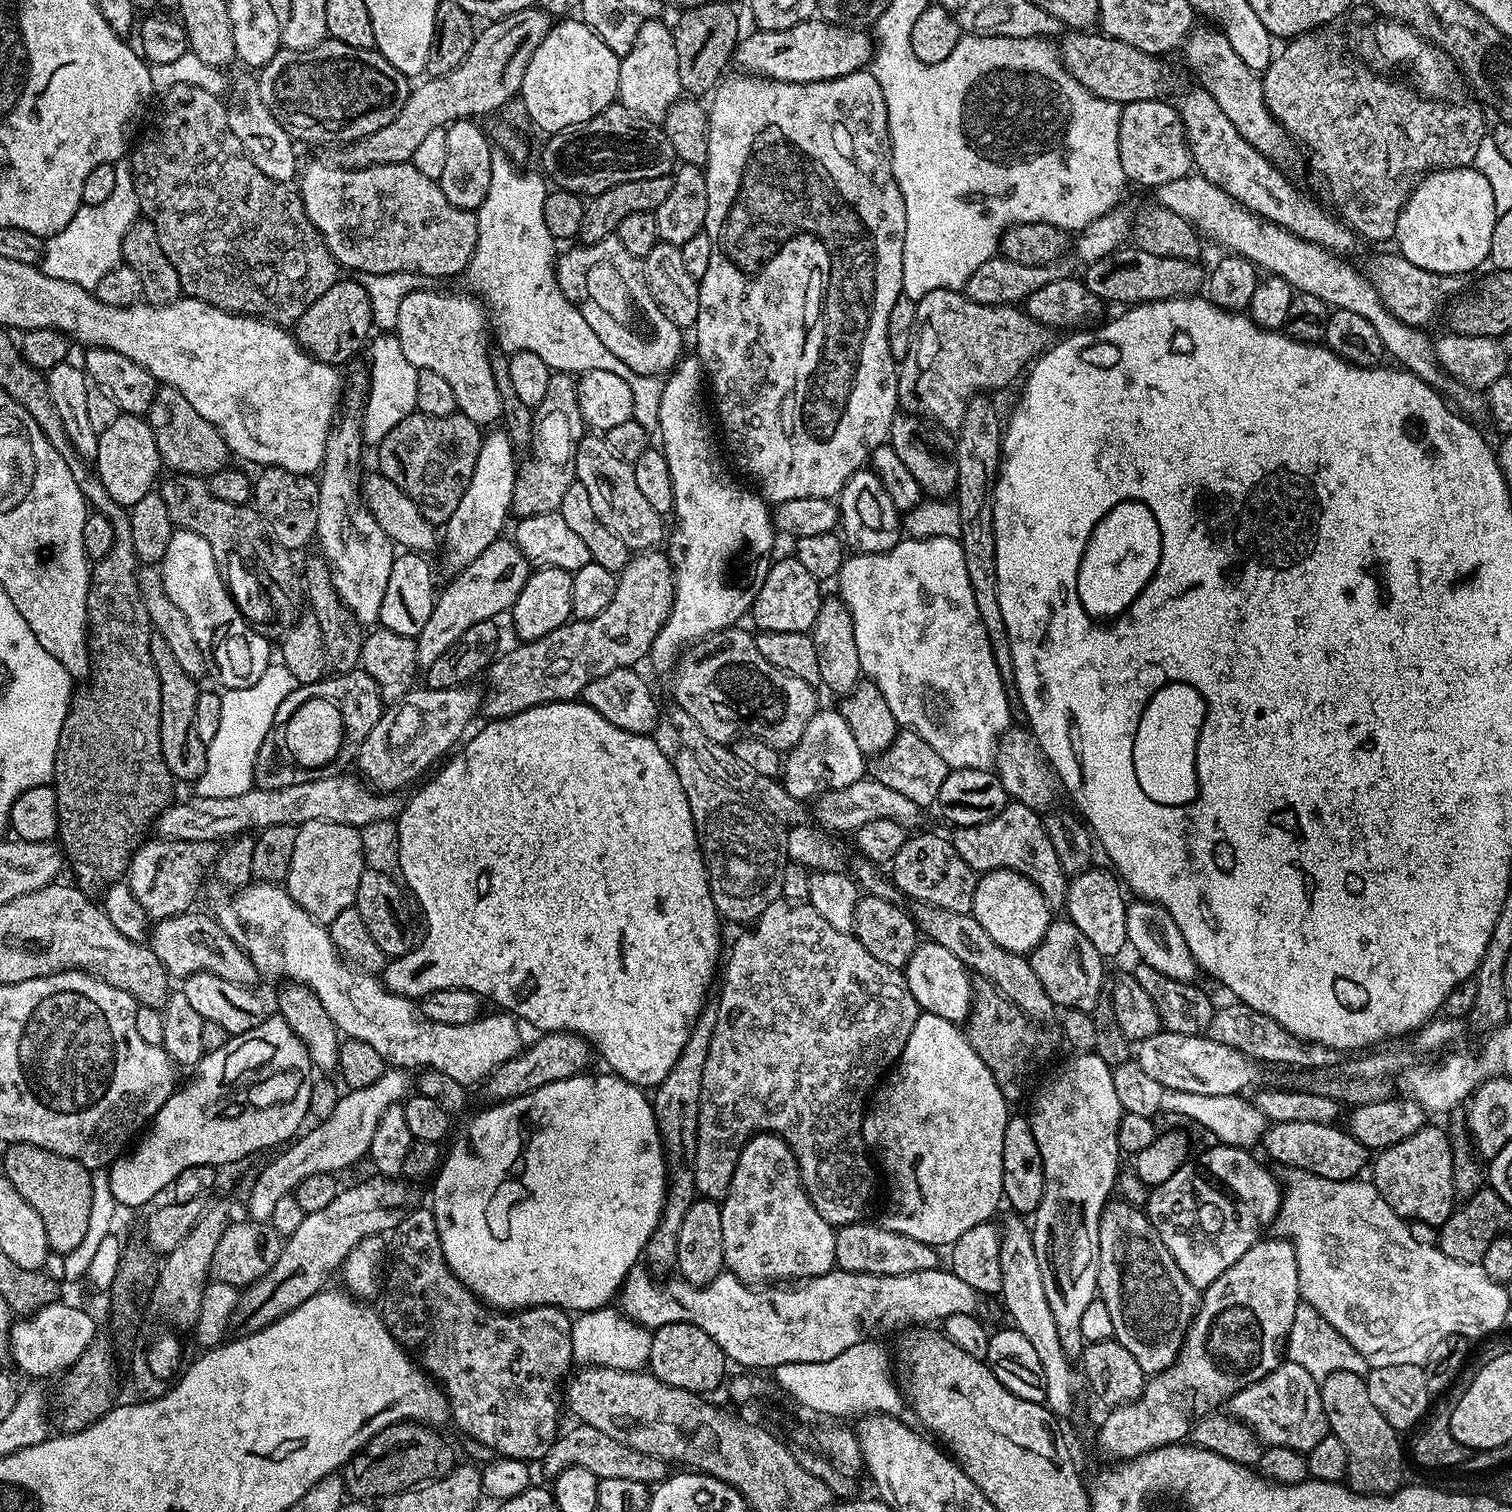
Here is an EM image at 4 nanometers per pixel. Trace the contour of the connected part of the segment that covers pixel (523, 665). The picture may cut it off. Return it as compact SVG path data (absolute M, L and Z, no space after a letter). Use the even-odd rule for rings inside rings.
M617 579L614 602L594 618L573 619L553 632L546 640L548 652L540 648L544 646L538 646L521 660L516 660L512 652L499 655L486 670L488 692L485 691L482 702L483 713L497 720L527 713L541 704L572 702L594 678L602 678L602 674L610 674L615 668L630 668L641 663L651 653L656 636L670 619L675 599L675 583L669 588L659 588L656 580L647 580L642 586L625 586Z

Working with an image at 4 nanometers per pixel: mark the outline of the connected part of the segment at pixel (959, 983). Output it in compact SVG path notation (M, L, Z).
M931 938L917 943L902 969L902 975L908 984L910 994L916 996L921 1009L932 1012L953 1022L960 1022L967 1017L974 999L974 984L971 984L969 971L961 963L959 956L948 947Z

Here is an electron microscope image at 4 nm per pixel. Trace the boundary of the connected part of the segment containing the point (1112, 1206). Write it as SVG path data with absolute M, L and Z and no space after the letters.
M1109 1199L1100 1215L1096 1247L1096 1286L1099 1297L1108 1305L1114 1318L1115 1339L1126 1350L1133 1352L1145 1373L1155 1374L1169 1366L1168 1347L1172 1343L1175 1345L1182 1336L1181 1329L1176 1329L1176 1316L1188 1318L1193 1315L1198 1304L1198 1291L1183 1276L1147 1211L1143 1207L1135 1208L1124 1200L1116 1199Z

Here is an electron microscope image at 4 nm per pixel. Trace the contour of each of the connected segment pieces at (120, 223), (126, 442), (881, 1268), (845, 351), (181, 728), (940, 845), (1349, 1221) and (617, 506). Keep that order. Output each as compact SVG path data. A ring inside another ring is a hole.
M128 162L122 163L115 165L116 181L113 193L98 205L81 203L74 218L70 218L66 227L55 235L57 238L66 240L66 258L70 256L70 270L72 266L76 266L76 262L78 262L78 268L82 270L80 274L74 274L74 278L68 280L89 290L95 289L101 283L98 274L107 274L113 264L121 259L123 239L138 218L136 188L132 185L132 180L134 181L132 165Z
M121 414L117 420L112 422L106 430L97 435L96 441L98 442L98 450L94 457L96 463L95 477L100 480L102 486L105 487L106 494L110 499L121 505L121 507L130 510L147 494L148 491L153 489L156 480L156 475L159 474L160 468L162 469L162 461L160 458L160 451L156 445L156 435L154 428L148 425L149 421L140 416L130 416Z
M859 1220L843 1224L837 1229L835 1265L839 1269L880 1276L903 1276L926 1269L937 1269L941 1265L940 1256L937 1253L939 1251L933 1245L921 1242L915 1235L866 1221Z
M861 70L861 71L858 71L858 72L851 72L851 73L850 73L850 74L846 74L846 75L845 75L845 76L839 76L839 77L838 77L838 78L830 78L830 79L829 79L829 80L817 80L817 79L815 79L815 78L791 78L791 79L792 79L792 80L780 80L780 79L781 79L781 78L765 78L765 77L762 77L762 76L759 76L759 75L757 75L757 74L740 74L740 75L744 75L744 76L731 76L731 74L728 74L728 75L725 75L725 76L724 76L724 77L723 77L723 79L721 79L721 81L720 81L720 83L719 83L719 84L717 84L717 85L716 85L716 87L715 87L715 88L713 88L713 89L712 89L712 91L711 91L711 93L710 93L710 99L709 99L709 100L708 100L708 101L707 101L707 103L708 103L708 102L709 102L709 104L706 104L706 111L707 111L707 117L708 117L708 148L709 148L709 156L708 156L708 162L707 162L707 165L706 165L706 171L705 171L705 174L704 174L704 177L705 177L705 178L706 178L706 194L707 194L707 195L708 195L708 207L709 207L709 208L711 208L711 209L719 209L719 210L721 210L721 212L722 212L722 213L723 213L723 214L724 214L724 215L726 215L726 218L725 218L725 224L724 224L724 225L723 225L723 226L722 226L722 232L721 232L721 236L720 236L720 237L718 237L718 238L717 238L717 240L716 240L716 242L715 242L715 243L714 243L714 247L713 247L713 249L712 249L712 257L711 257L711 258L710 258L710 262L709 262L709 263L708 263L708 269L707 269L707 270L706 270L706 274L705 274L705 275L704 275L704 278L703 278L703 280L701 280L701 281L699 281L699 284L698 284L698 299L699 299L699 302L700 302L700 309L699 309L699 310L698 310L698 318L697 318L697 319L696 319L696 322L695 322L695 325L694 325L694 333L695 333L695 332L696 332L696 352L697 352L697 353L696 353L696 352L695 352L695 355L696 355L696 356L697 356L697 357L698 357L698 359L699 359L699 362L700 362L700 367L701 367L701 369L702 369L702 372L703 372L703 375L704 375L704 376L705 376L705 377L706 377L706 384L707 384L707 387L708 387L708 384L709 384L709 386L710 386L710 387L712 387L712 398L711 398L711 394L710 394L710 400L711 400L711 403L712 403L712 400L713 400L713 402L714 402L714 403L716 403L716 416L717 416L717 418L718 418L718 419L720 419L720 432L721 432L721 434L722 434L722 435L724 435L724 444L725 444L725 446L726 446L726 447L728 447L728 452L729 452L729 454L730 454L730 455L732 455L732 460L733 460L733 462L734 462L734 463L736 463L736 464L737 464L737 466L738 466L738 467L740 467L740 468L741 468L741 470L742 470L742 471L744 471L744 472L745 472L745 474L746 474L746 475L748 475L748 476L749 476L749 478L750 478L750 479L752 479L752 480L753 480L753 482L754 482L754 483L756 483L756 484L757 484L757 486L756 486L756 485L755 485L755 487L756 487L756 488L757 488L757 489L758 489L758 492L759 492L759 495L760 495L760 496L761 496L761 497L763 497L763 499L764 499L764 500L765 500L765 501L768 501L768 502L771 502L771 503L772 503L772 504L773 504L773 505L775 505L775 504L774 504L774 503L776 503L776 506L783 506L783 505L784 505L784 504L785 504L785 503L786 503L786 502L790 502L790 501L791 501L791 500L801 500L801 499L802 499L802 498L836 498L836 497L839 497L839 495L840 495L840 493L841 493L841 492L843 492L843 490L844 490L844 487L845 487L845 486L846 486L846 482L847 482L847 481L848 481L848 480L849 480L849 479L850 479L850 477L852 477L852 475L853 475L853 474L854 474L854 473L855 473L855 472L859 472L859 471L861 471L861 469L863 469L863 468L864 468L864 467L865 467L865 464L866 464L866 463L867 463L867 462L868 462L868 461L869 461L869 458L870 458L870 454L871 454L871 452L873 452L873 451L874 451L874 450L875 450L875 449L876 449L876 447L877 447L877 446L879 446L879 445L880 445L880 444L882 444L882 443L885 443L885 441L887 441L887 440L888 440L888 439L889 439L889 436L890 436L890 433L891 433L891 431L892 431L892 429L893 429L893 427L894 427L894 425L895 425L895 424L896 424L896 423L897 423L897 420L898 420L898 417L896 417L896 412L897 412L897 413L898 413L898 405L899 405L899 402L900 402L900 399L899 399L899 398L898 398L898 382L899 382L899 381L900 381L900 378L899 378L899 375L898 375L898 362L897 362L897 361L896 361L896 359L894 359L894 358L893 358L893 357L892 357L892 355L891 355L891 354L890 354L890 346L889 346L889 345L888 345L888 335L887 335L887 334L886 334L886 326L887 326L887 325L888 325L888 323L889 323L889 322L890 322L890 310L894 310L894 302L898 302L898 298L899 298L899 297L900 297L900 296L901 296L901 294L902 294L902 293L903 293L903 291L904 291L904 271L903 271L903 270L902 270L902 258L903 258L903 257L904 257L904 239L905 239L905 238L906 238L906 202L905 202L905 201L904 201L904 199L903 199L903 198L902 198L902 190L901 190L901 189L900 189L900 187L899 187L899 186L898 186L898 182L897 182L897 181L896 181L896 179L895 179L895 178L894 178L894 174L893 174L893 173L892 173L892 143L891 143L891 142L890 142L890 130L889 130L889 129L888 129L888 115L887 115L887 114L886 114L886 98L882 98L882 90L883 90L883 89L884 89L884 87L882 87L882 86L878 86L878 82L877 82L877 80L875 80L875 79L874 79L874 78L873 78L873 76L872 76L872 73L871 73L871 71L868 71L868 70Z
M163 638L153 639L152 661L158 670L158 682L162 690L162 718L160 719L160 737L164 761L177 781L199 781L205 774L207 766L206 741L196 729L196 711L198 694L201 689L197 681L178 664L178 658L170 650Z
M924 832L921 836L905 839L902 850L895 860L891 861L891 879L905 897L913 896L916 900L925 900L932 908L945 908L954 913L968 914L972 911L974 890L978 873L954 850L951 839L947 835L935 836L932 832Z
M1292 1170L1288 1174L1288 1185L1285 1183L1282 1188L1282 1199L1280 1210L1274 1217L1276 1228L1281 1232L1281 1237L1287 1238L1296 1252L1296 1270L1298 1282L1300 1283L1300 1299L1305 1304L1309 1304L1317 1311L1320 1318L1342 1336L1361 1355L1367 1365L1372 1368L1382 1366L1410 1366L1411 1364L1427 1365L1433 1359L1436 1347L1440 1343L1448 1342L1452 1336L1463 1334L1475 1334L1479 1328L1485 1328L1492 1332L1495 1328L1500 1328L1504 1324L1504 1319L1508 1316L1508 1292L1503 1283L1496 1283L1486 1274L1486 1270L1481 1263L1467 1264L1461 1260L1455 1260L1447 1256L1443 1248L1436 1244L1423 1245L1414 1238L1411 1233L1409 1221L1403 1216L1399 1216L1392 1207L1391 1200L1383 1191L1380 1192L1372 1184L1367 1184L1364 1180L1346 1180L1350 1178L1338 1178L1342 1180L1331 1180L1328 1176L1315 1176L1312 1170Z
M585 434L580 440L580 445L576 447L576 459L574 461L574 472L585 480L585 485L593 484L602 495L608 499L608 504L612 507L612 512L616 515L618 523L624 527L622 539L629 549L632 550L652 550L657 547L660 539L665 539L666 528L661 513L646 502L645 495L642 494L641 487L638 486L636 469L627 460L623 460L619 454L608 444L607 439L600 434Z

